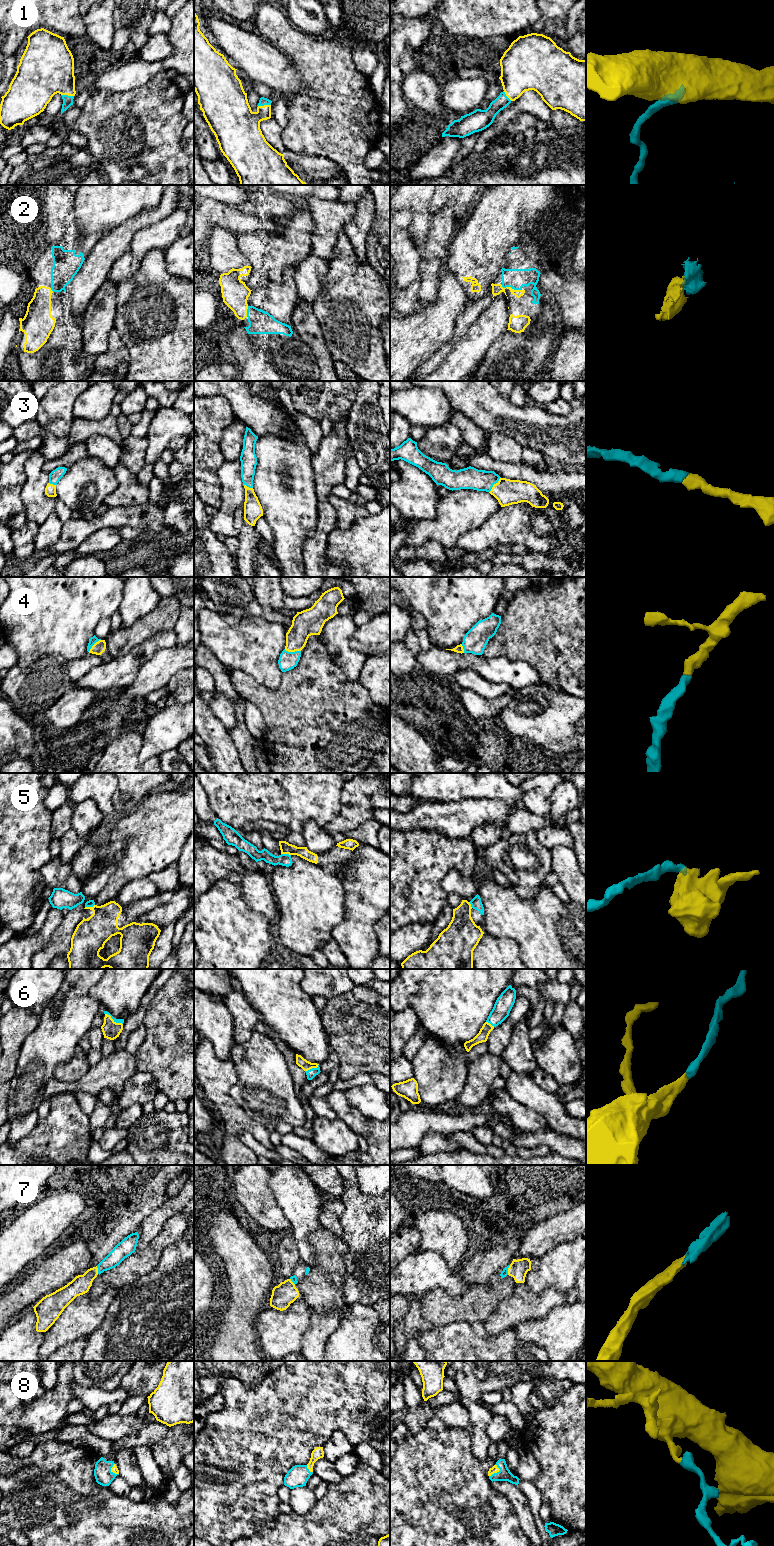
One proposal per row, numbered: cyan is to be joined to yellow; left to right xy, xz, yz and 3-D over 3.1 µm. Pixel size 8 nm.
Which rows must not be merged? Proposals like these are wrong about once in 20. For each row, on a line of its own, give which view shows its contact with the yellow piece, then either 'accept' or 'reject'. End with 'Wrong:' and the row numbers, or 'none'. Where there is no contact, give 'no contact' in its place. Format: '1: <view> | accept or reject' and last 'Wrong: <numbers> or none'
1: xz | accept
2: yz | accept
3: yz | accept
4: xz | accept
5: xz | accept
6: xy | accept
7: yz | accept
8: yz | accept
Wrong: none

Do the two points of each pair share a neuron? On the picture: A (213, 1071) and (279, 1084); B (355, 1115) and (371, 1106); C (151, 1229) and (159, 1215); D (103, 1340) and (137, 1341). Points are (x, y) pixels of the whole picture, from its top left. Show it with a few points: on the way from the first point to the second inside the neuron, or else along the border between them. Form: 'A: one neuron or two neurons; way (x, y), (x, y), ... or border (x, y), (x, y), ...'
A: two neurons; border (230, 1058), (237, 1076), (230, 1089), (234, 1099)
B: two neurons; border (345, 1093), (346, 1099), (367, 1119)
C: one neuron; way (151, 1226), (158, 1218)
D: one neuron; way (111, 1341), (129, 1341)

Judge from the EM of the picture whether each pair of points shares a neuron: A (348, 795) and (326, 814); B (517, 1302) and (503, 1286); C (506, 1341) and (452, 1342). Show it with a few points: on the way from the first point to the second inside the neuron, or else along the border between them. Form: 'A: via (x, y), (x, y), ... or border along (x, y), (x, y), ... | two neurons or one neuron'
A: border along (344, 783), (341, 793), (341, 810), (330, 822) | two neurons
B: border along (516, 1286), (493, 1310) | two neurons
C: via (493, 1342), (465, 1342) | one neuron

